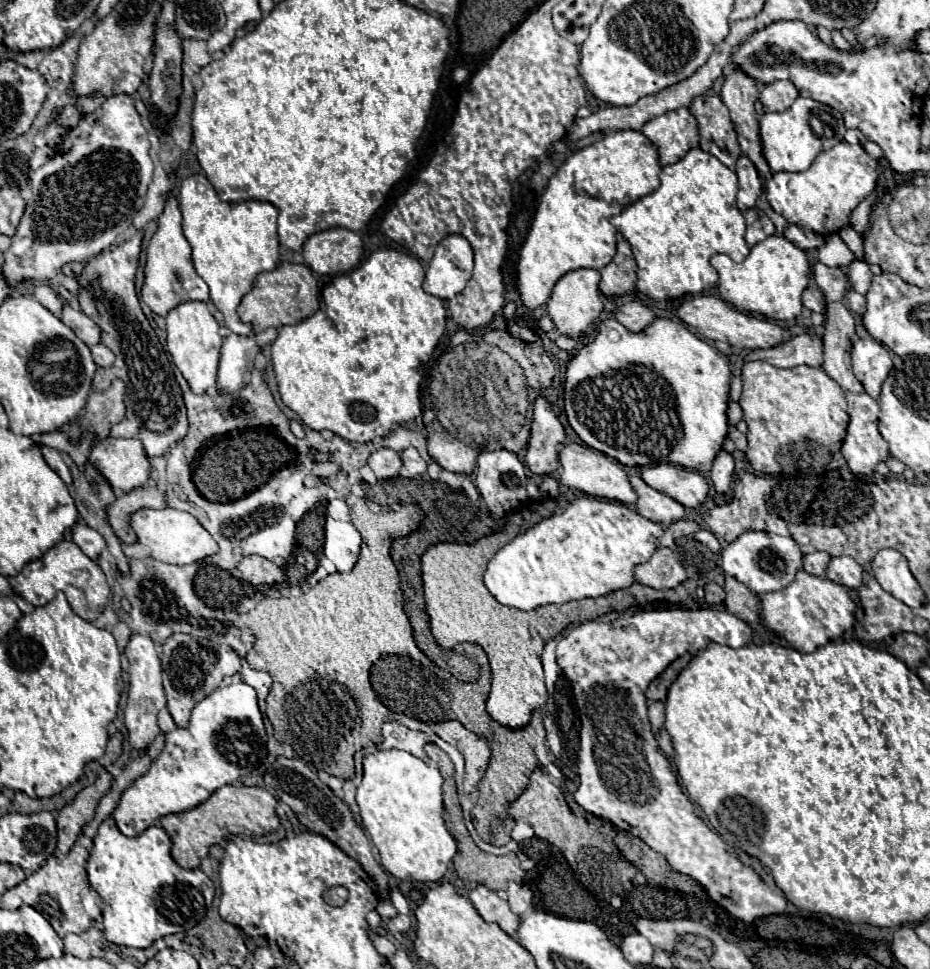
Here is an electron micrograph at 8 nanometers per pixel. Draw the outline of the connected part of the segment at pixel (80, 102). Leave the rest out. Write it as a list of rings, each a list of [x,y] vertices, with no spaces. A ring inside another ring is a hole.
[[[96,95],[96,97],[78,97],[78,99],[74,101],[74,105],[76,105],[76,109],[78,109],[82,115],[88,115],[88,113],[94,113],[94,111],[102,105],[102,99],[104,99],[104,97],[100,97],[100,95]]]

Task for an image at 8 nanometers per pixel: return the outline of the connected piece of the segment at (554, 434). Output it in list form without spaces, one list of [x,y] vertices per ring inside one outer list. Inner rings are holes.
[[[536,397],[534,401],[534,421],[528,441],[526,467],[534,475],[548,475],[558,469],[558,445],[564,443],[566,433],[550,405],[544,397]]]

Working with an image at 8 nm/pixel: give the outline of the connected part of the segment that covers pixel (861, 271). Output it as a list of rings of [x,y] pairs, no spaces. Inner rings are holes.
[[[852,261],[848,267],[848,277],[850,277],[850,285],[854,291],[866,295],[870,289],[870,281],[872,281],[872,273],[868,269],[866,261]]]

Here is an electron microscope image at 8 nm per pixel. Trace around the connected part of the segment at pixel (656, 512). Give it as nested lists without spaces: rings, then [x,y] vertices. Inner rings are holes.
[[[632,475],[630,481],[638,493],[636,511],[646,519],[660,525],[668,525],[688,515],[688,509],[682,509],[682,505],[678,505],[678,501],[674,501],[672,497],[666,497],[664,493],[658,493],[656,489],[648,487],[638,475]]]

